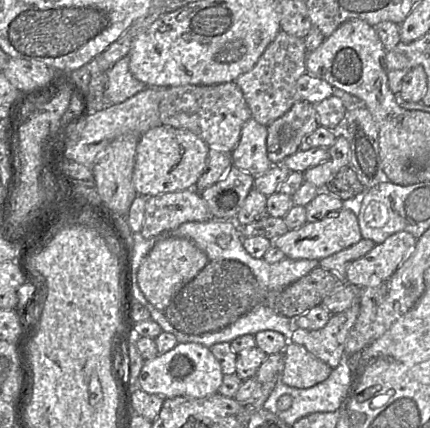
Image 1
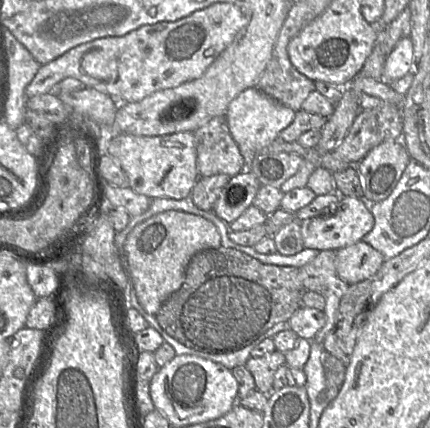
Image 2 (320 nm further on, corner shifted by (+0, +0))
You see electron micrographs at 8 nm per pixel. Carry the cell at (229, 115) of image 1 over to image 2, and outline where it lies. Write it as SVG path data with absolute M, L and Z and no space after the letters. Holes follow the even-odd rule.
M224 115L212 118L193 133L199 177L217 174L233 177L246 169L246 158L233 139Z

